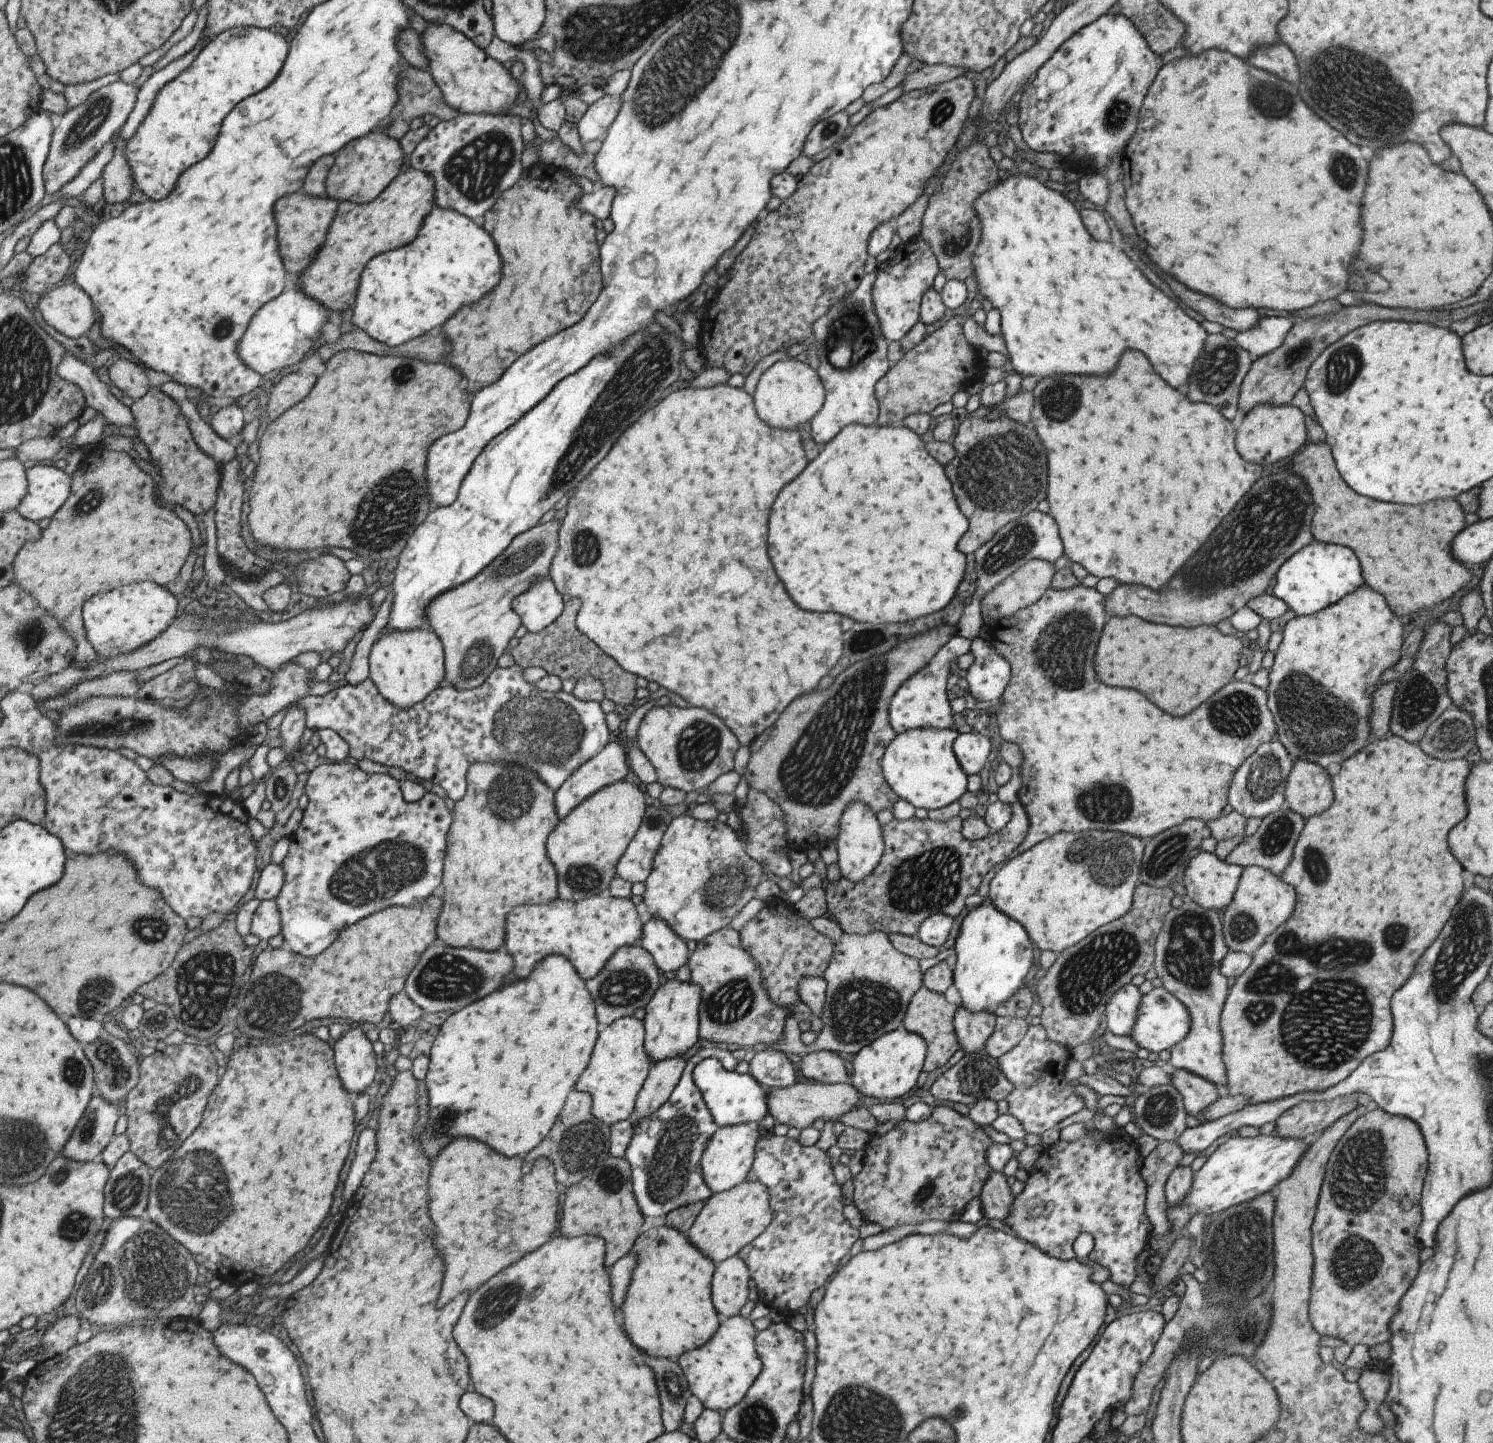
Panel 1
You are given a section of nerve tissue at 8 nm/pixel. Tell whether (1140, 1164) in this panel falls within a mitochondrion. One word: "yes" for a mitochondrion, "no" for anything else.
no

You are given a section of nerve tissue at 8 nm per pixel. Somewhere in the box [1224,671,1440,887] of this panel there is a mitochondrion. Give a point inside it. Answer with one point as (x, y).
(1263, 777)

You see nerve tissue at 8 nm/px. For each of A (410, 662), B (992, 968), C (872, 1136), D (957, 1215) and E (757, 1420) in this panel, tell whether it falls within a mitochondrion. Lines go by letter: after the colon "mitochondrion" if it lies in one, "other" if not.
A: other
B: other
C: other
D: other
E: mitochondrion

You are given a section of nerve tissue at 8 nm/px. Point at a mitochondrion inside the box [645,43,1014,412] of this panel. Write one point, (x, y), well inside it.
(848, 338)

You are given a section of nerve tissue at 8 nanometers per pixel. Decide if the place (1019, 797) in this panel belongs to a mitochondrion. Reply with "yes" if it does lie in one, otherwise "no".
no

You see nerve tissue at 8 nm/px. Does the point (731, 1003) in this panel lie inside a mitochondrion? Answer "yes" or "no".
yes

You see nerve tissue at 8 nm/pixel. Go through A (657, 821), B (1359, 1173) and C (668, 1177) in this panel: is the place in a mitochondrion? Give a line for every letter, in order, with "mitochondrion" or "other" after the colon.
A: mitochondrion
B: mitochondrion
C: mitochondrion

